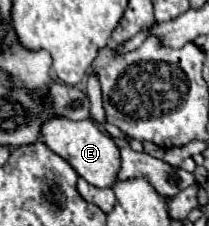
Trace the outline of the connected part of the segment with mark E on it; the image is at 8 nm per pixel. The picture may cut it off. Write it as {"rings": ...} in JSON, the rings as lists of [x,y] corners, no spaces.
{"rings":[[[56,117],[42,125],[42,141],[60,157],[64,157],[82,179],[86,179],[94,187],[114,187],[120,171],[120,149],[110,135],[96,129],[92,121],[66,121],[64,117]]]}

